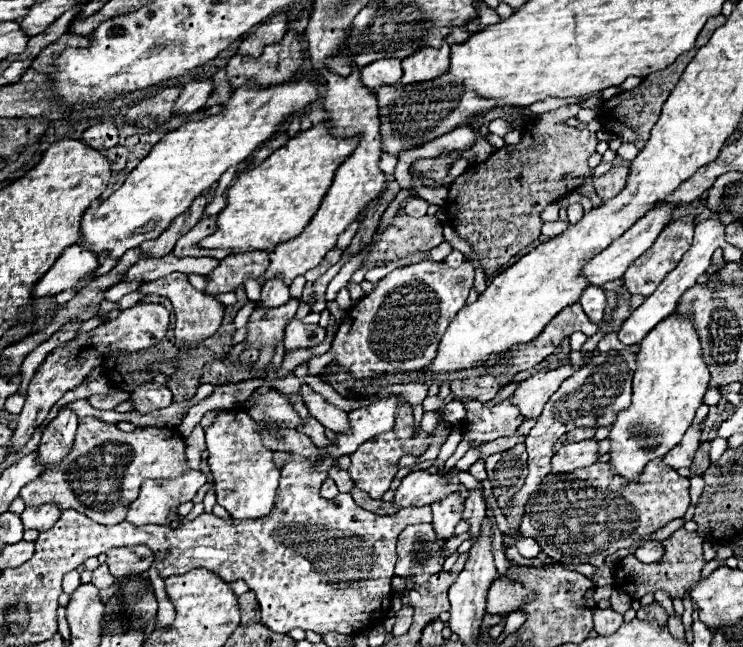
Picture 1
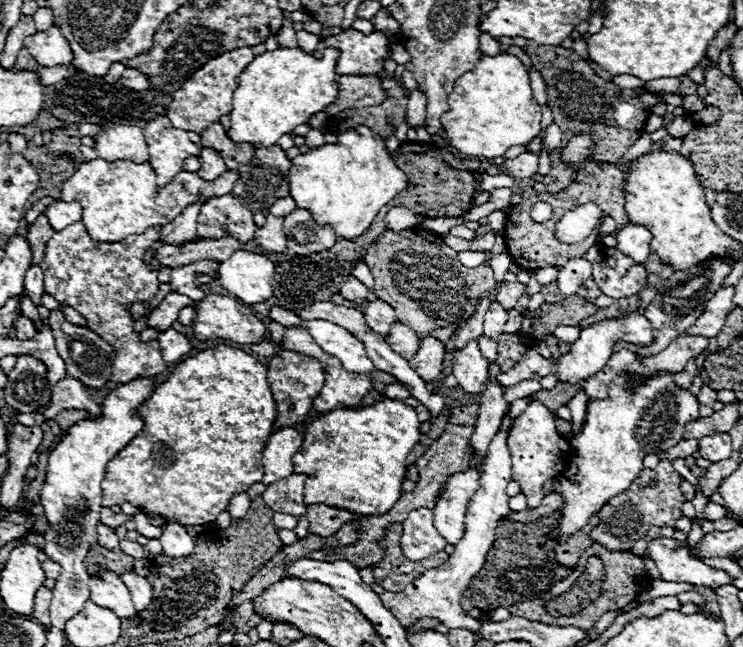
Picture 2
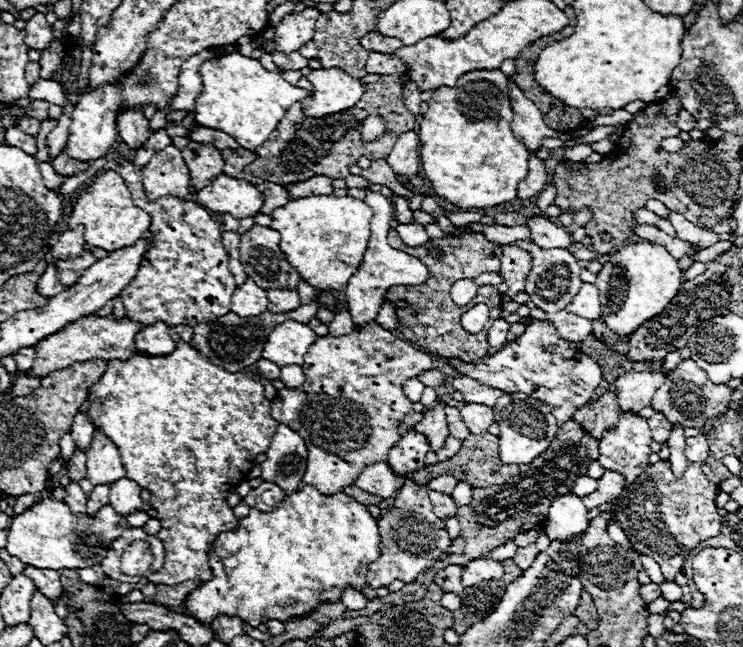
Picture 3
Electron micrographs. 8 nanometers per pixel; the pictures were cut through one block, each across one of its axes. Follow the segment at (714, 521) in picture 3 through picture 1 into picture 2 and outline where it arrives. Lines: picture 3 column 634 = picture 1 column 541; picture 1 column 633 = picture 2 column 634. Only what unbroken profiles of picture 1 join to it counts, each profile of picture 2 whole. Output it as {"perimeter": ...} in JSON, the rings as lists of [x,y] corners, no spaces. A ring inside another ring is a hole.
{"perimeter":[[[660,460],[654,470],[644,468],[638,480],[634,480],[626,492],[620,492],[614,496],[614,500],[608,500],[608,504],[598,512],[600,522],[594,532],[590,532],[592,540],[610,548],[612,552],[622,552],[630,550],[636,540],[642,540],[652,526],[674,528],[676,520],[682,518],[682,504],[686,502],[684,494],[680,492],[680,482],[682,476],[674,470],[670,460]]]}

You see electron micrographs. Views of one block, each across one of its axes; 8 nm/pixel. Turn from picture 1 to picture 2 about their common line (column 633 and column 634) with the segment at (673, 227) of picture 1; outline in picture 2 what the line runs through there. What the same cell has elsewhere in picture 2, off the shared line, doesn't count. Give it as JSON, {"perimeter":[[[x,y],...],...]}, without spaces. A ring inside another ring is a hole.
{"perimeter":[[[604,244],[598,246],[600,254],[594,262],[594,282],[600,292],[610,298],[628,298],[636,294],[646,284],[646,268],[634,264],[628,256],[618,252],[616,248],[608,248]]]}

